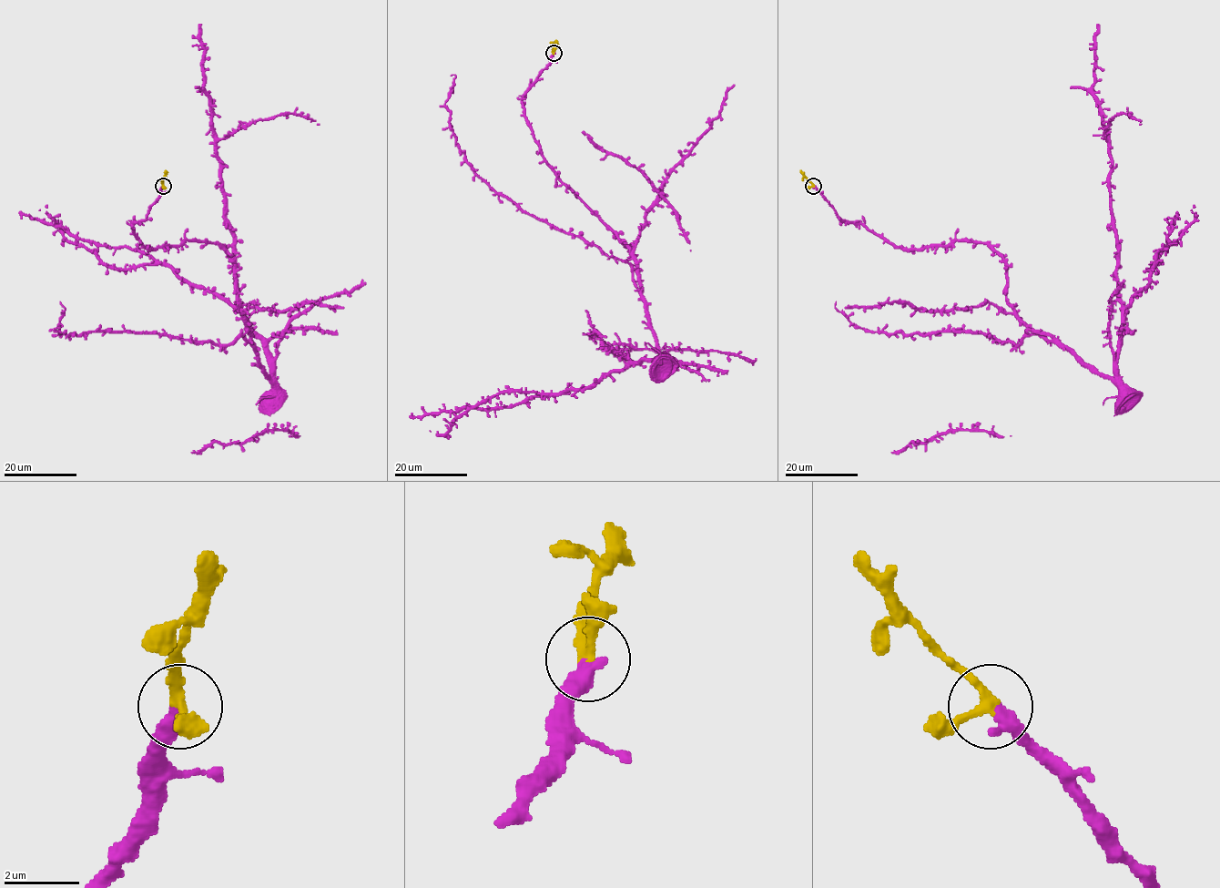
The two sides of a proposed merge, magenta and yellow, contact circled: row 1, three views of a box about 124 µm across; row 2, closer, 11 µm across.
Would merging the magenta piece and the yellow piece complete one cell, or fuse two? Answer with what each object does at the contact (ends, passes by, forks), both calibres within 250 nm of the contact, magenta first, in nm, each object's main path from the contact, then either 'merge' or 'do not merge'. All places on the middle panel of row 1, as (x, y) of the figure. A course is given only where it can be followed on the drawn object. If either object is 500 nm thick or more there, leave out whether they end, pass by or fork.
magenta ends there; yellow passes by; 420 nm thick on the magenta side, 240 nm on the other; magenta runs (554, 53), (523, 99), (523, 115), (543, 160), (630, 250), (661, 354), (631, 362), (594, 332), (589, 336); yellow runs (554, 53), (556, 40); merge

